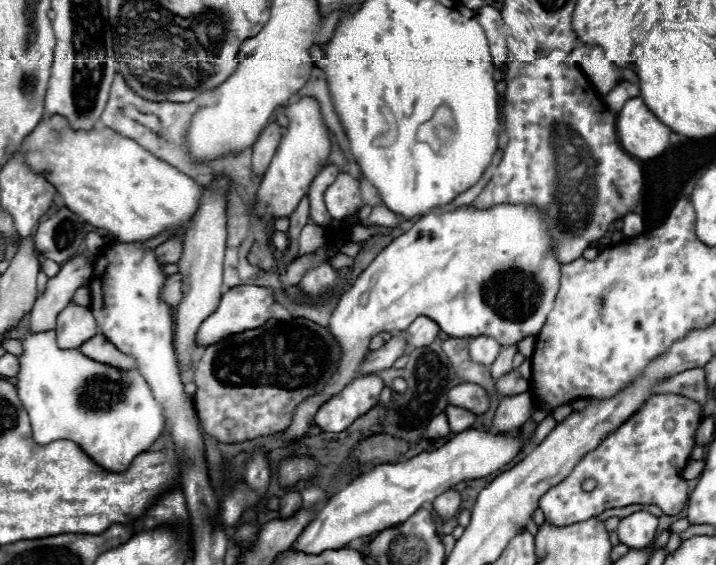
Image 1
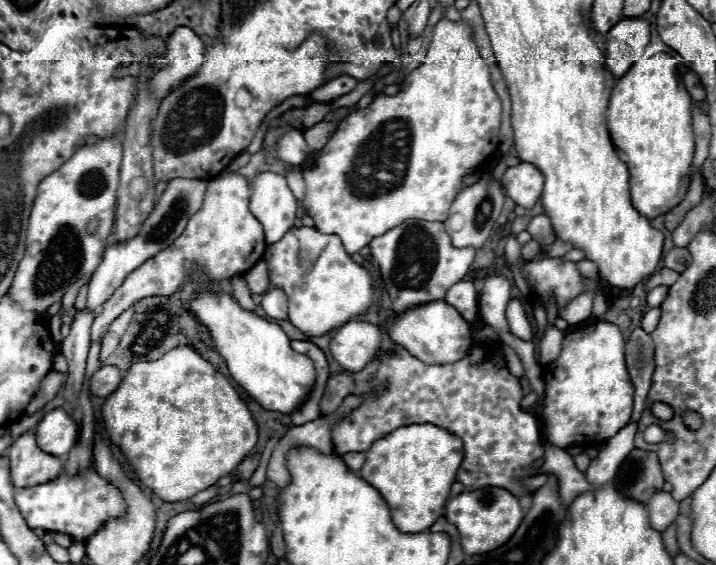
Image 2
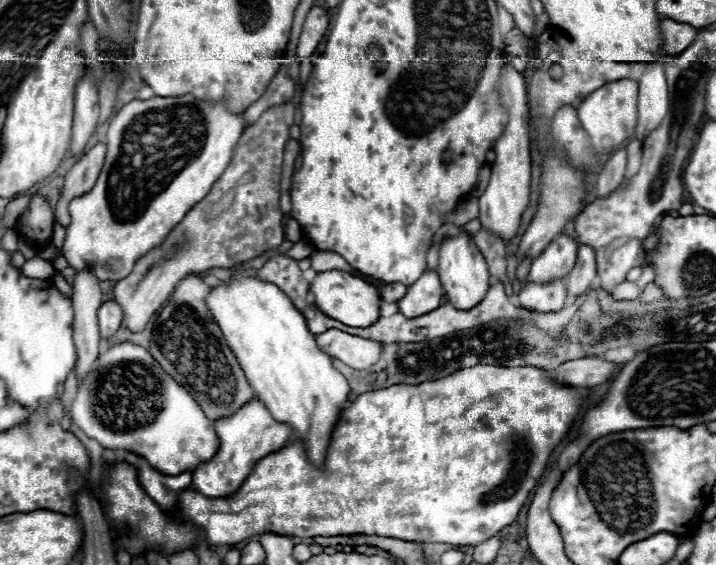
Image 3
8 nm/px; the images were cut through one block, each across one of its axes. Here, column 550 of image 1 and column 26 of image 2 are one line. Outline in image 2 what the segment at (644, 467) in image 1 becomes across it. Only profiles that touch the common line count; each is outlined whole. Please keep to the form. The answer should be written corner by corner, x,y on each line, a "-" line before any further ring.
94,466
84,470
84,474
68,476
62,470
62,474
58,474
56,480
48,480
32,488
14,488
14,502
30,528
64,532
74,542
76,540
86,542
92,534
96,534
104,526
104,522
120,518
126,512
120,490
108,484
108,480
104,480

